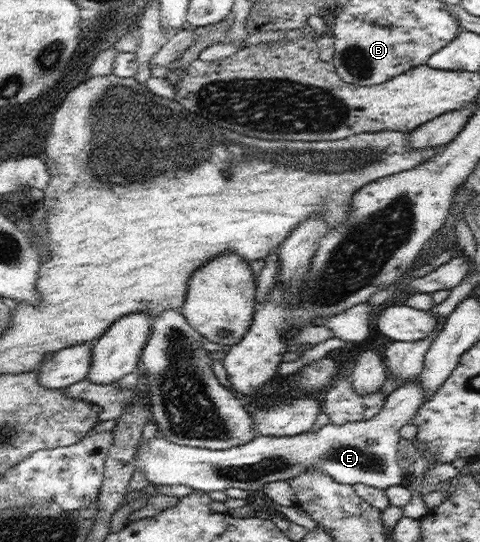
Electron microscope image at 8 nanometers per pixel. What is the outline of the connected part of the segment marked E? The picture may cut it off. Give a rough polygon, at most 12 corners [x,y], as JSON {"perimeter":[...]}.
{"perimeter":[[406,381],[368,421],[256,435],[230,449],[139,443],[156,485],[247,491],[310,468],[402,483],[398,431],[425,402]]}

